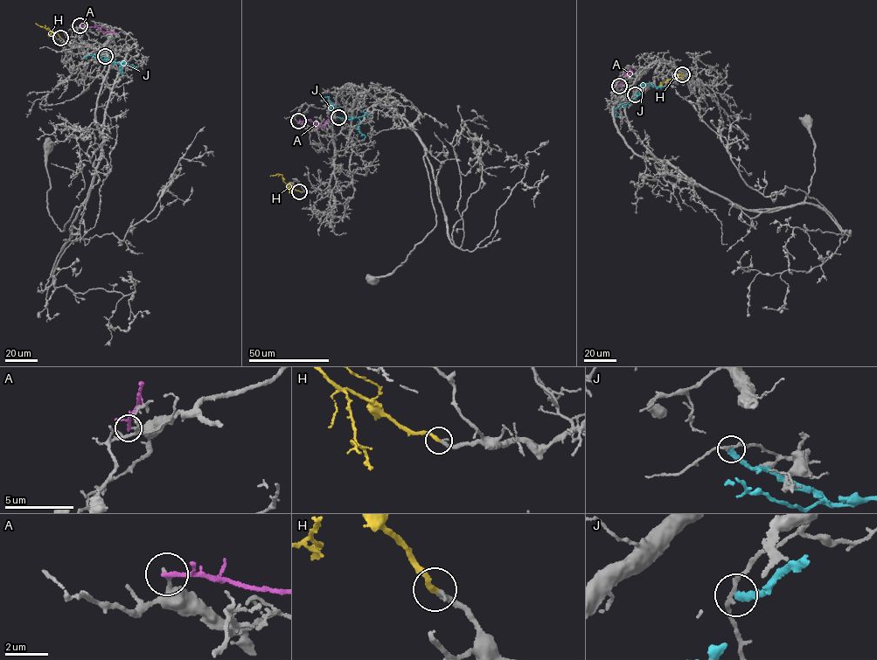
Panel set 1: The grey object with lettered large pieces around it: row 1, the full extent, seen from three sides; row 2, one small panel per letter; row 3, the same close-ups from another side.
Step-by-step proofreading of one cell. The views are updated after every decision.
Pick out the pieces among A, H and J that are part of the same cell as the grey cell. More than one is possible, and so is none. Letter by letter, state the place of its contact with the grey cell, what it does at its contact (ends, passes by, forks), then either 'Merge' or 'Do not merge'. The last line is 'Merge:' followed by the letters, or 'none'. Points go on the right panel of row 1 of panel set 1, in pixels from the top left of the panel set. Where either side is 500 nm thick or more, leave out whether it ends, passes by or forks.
A: Touches grey at (619, 86). It ends there. Do not merge
H: Touches grey at (682, 74). It ends there. Merge
J: Touches grey at (635, 94). It ends there. Do not merge
Merge: H

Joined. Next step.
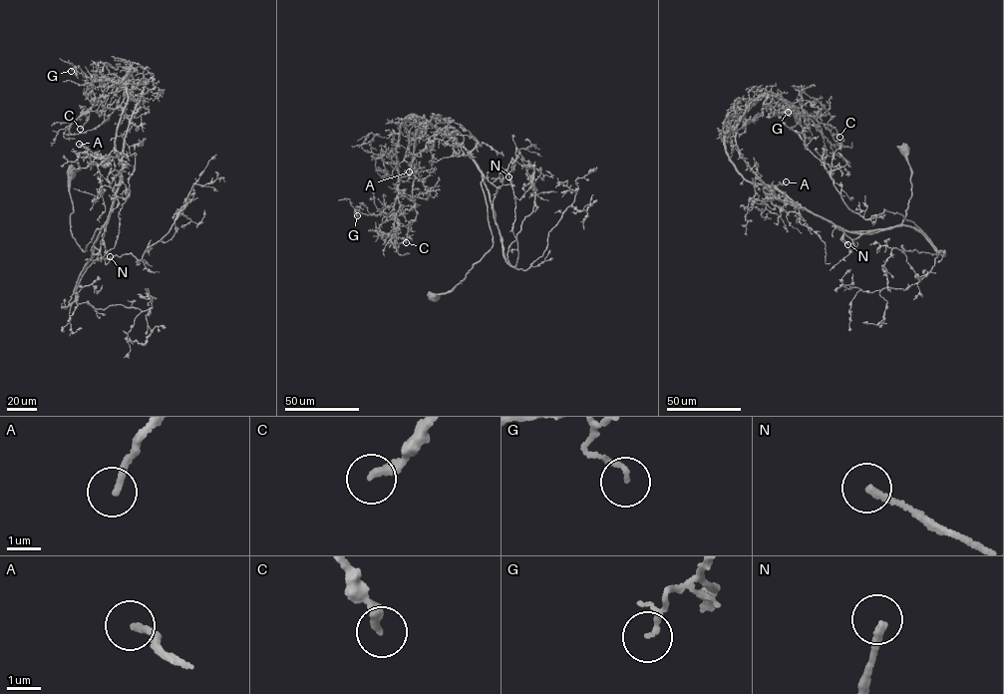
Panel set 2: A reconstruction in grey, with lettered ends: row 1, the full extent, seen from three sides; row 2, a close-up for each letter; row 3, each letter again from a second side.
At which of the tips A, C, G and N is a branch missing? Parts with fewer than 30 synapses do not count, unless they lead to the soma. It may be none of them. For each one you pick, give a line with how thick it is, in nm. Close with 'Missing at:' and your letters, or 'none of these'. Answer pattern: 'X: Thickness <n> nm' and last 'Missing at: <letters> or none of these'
A: Thickness 190 nm
C: Thickness 280 nm
N: Thickness 200 nm
Missing at: A, C, N

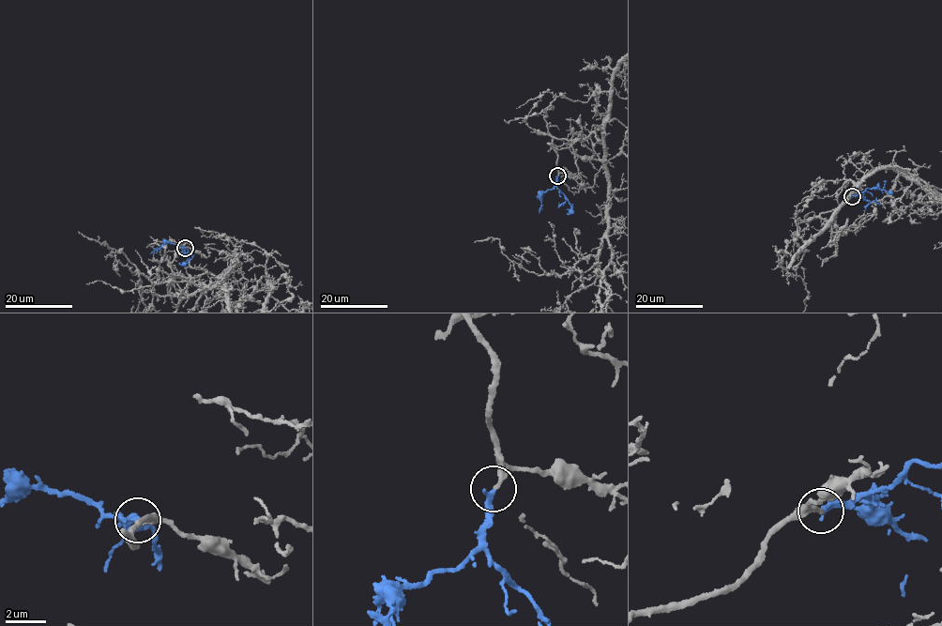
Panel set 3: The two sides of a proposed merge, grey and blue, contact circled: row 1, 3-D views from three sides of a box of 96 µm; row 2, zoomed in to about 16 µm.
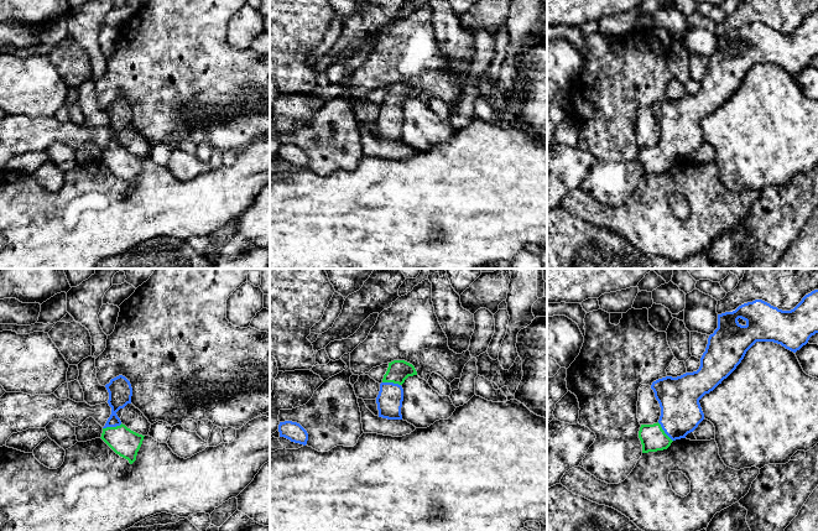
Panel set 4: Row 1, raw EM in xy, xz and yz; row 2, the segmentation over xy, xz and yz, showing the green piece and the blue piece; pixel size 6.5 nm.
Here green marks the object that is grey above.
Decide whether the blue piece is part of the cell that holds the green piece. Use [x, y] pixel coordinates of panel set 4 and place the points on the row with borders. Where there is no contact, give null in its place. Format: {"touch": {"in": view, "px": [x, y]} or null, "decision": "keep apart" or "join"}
{"touch": {"in": "xy", "px": [111, 427]}, "decision": "join"}

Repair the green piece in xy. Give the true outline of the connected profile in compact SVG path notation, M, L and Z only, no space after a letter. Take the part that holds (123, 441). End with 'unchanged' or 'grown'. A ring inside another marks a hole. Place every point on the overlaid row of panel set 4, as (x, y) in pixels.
M119 375L105 385L109 392L108 404L111 407L111 415L103 427L101 439L120 457L132 464L136 460L137 452L142 444L144 437L121 423L116 412L131 404L132 387L130 381Z | grown

